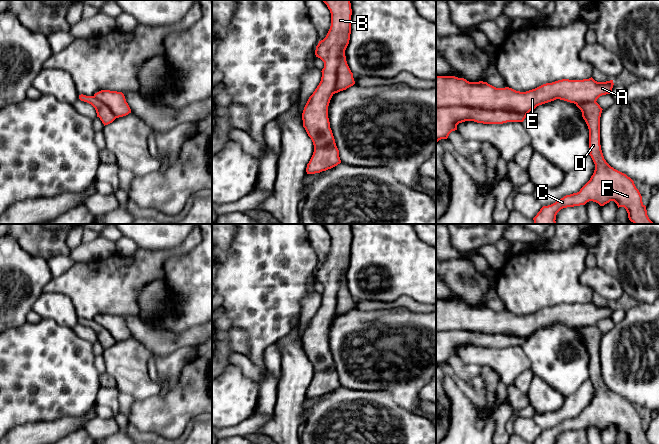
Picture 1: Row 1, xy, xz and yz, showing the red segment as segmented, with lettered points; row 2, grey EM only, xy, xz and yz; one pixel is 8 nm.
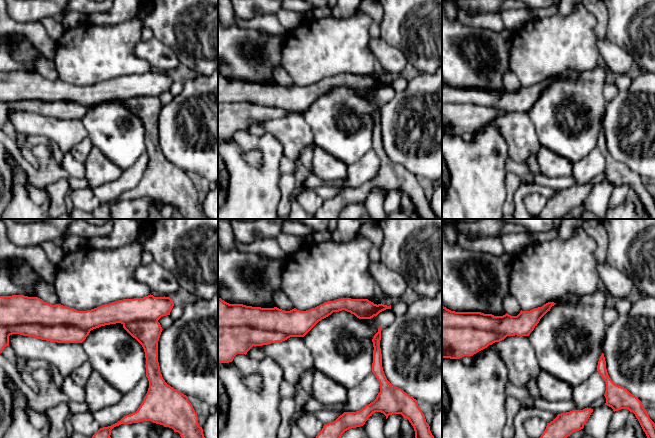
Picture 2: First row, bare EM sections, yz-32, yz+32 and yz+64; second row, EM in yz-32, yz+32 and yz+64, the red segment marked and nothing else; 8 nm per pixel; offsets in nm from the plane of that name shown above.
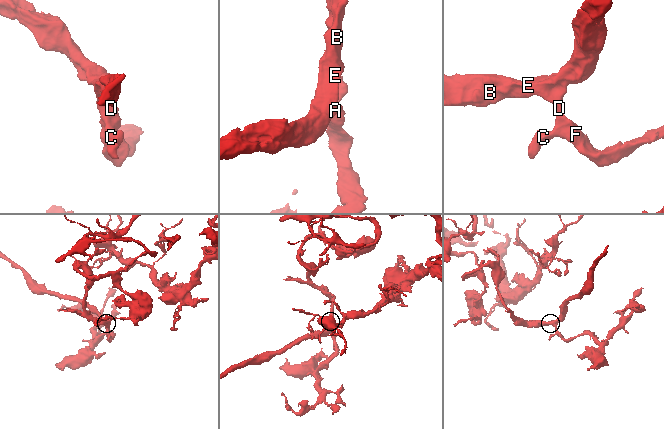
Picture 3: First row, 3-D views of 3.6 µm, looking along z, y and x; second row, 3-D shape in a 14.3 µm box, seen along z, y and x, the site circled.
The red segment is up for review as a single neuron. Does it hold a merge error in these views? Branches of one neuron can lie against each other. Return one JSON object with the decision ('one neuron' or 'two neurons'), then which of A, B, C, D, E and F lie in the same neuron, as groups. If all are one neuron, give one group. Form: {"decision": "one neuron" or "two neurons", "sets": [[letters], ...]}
{"decision": "one neuron", "sets": [["A", "B", "C", "D", "E", "F"]]}

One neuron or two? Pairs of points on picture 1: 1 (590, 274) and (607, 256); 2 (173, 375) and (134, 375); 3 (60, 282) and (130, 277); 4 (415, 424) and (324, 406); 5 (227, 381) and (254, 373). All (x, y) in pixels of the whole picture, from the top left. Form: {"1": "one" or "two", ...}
{"1": "two", "2": "one", "3": "one", "4": "one", "5": "two"}

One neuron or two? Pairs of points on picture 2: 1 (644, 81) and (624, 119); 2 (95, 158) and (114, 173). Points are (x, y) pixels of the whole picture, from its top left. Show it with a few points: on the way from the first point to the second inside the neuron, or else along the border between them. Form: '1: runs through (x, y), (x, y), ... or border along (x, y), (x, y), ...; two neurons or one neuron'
1: runs through (644, 90), (639, 104), (633, 110); one neuron
2: runs through (100, 163), (109, 172); one neuron

